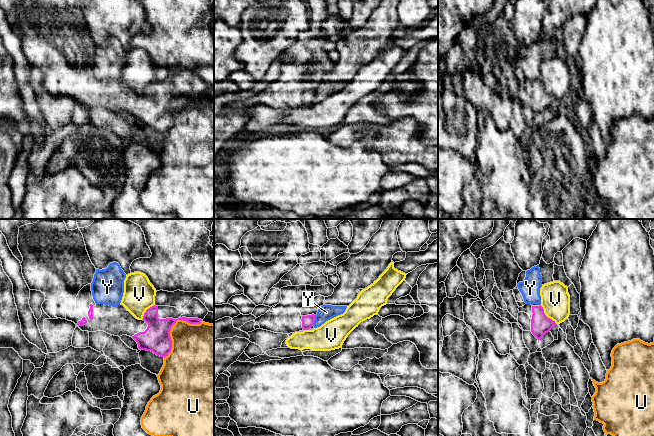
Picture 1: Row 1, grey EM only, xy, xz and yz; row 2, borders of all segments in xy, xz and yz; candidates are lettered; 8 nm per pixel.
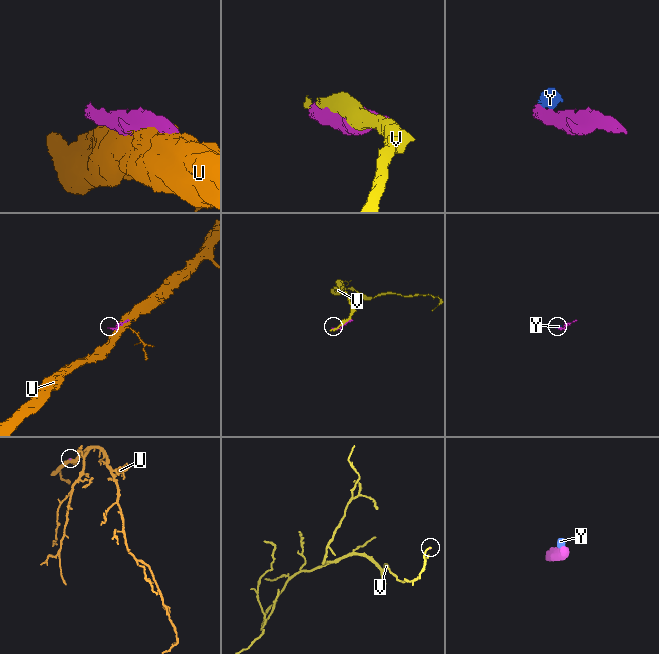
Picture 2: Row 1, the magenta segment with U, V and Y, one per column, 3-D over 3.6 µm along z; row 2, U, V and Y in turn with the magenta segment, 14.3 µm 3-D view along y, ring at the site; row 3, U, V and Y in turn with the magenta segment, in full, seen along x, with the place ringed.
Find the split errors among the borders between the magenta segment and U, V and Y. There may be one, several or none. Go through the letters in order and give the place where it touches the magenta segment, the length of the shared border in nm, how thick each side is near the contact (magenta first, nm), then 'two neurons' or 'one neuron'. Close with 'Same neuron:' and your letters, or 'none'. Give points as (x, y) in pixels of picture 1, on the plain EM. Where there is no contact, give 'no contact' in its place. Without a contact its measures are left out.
U: meets magenta in xy at (171, 102); contact 440 nm long; 220 nm thick on the magenta side, 360 nm on the other; two neurons
V: meets magenta in yz at (545, 91); contact 200 nm long; 160 nm thick on the magenta side, 240 nm on the other; two neurons
Y: meets magenta in xz at (314, 96); contact 90 nm long; 100 nm thick on the magenta side, 130 nm on the other; two neurons
Same neuron: none

